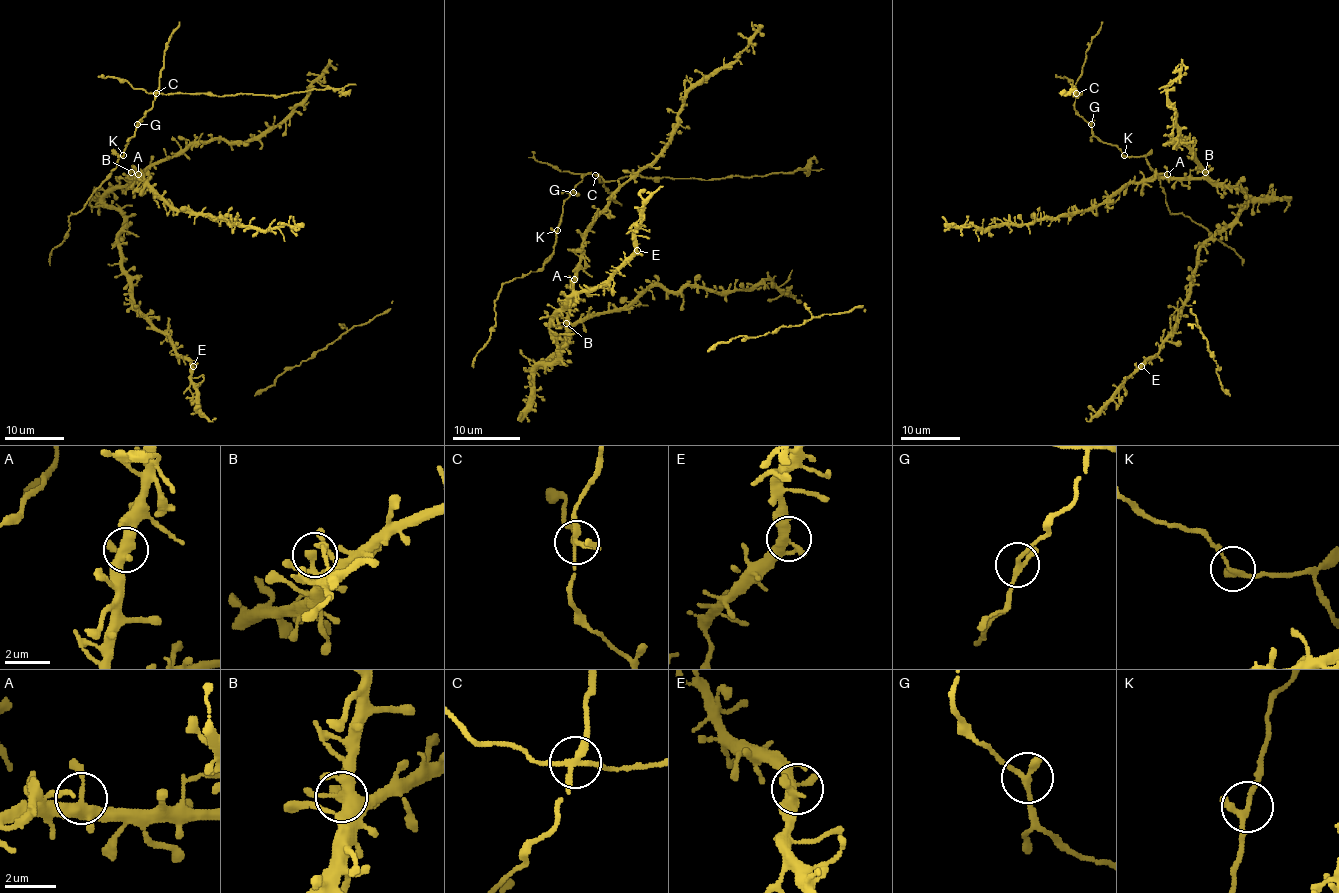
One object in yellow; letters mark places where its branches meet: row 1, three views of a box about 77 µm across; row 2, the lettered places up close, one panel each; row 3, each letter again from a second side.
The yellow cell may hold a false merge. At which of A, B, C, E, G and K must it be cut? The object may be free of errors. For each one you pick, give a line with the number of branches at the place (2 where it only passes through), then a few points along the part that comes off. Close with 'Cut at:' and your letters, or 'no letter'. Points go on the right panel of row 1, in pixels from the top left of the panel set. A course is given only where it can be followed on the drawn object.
C: 4 branches meet
Cut at: C

